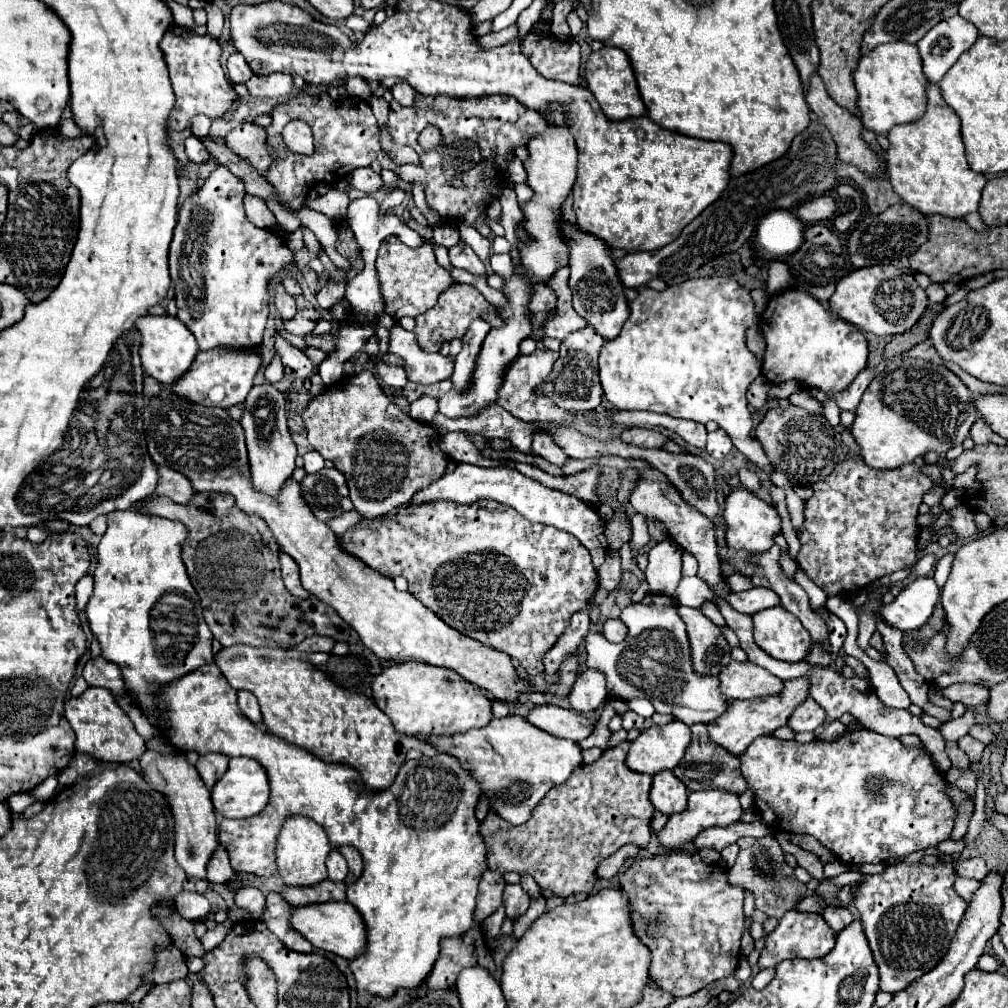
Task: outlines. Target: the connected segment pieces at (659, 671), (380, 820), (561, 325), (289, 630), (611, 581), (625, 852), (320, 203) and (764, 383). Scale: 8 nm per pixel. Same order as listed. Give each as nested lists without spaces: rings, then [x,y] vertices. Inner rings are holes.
[[[647,594],[641,602],[623,608],[621,620],[629,628],[623,642],[613,644],[601,632],[589,632],[585,636],[585,664],[607,676],[607,692],[611,698],[647,698],[655,712],[673,714],[687,726],[697,722],[709,724],[725,712],[727,700],[721,698],[717,676],[699,676],[693,670],[685,622],[677,614],[677,602],[671,596]]]
[[[205,664],[199,670],[177,678],[177,682],[161,686],[157,698],[165,706],[161,710],[165,724],[159,724],[159,732],[179,752],[197,752],[199,756],[207,752],[221,752],[227,758],[247,756],[261,762],[269,772],[271,798],[267,808],[253,818],[223,820],[219,826],[221,846],[225,846],[229,852],[235,872],[247,872],[265,878],[275,874],[277,834],[287,816],[297,814],[315,820],[323,830],[327,830],[329,844],[333,849],[353,846],[361,852],[363,874],[353,886],[347,888],[347,902],[351,902],[361,912],[369,934],[365,954],[351,960],[361,1006],[363,1002],[367,1004],[371,996],[387,998],[395,992],[395,988],[415,988],[421,984],[439,956],[439,942],[443,938],[457,938],[475,924],[475,898],[479,892],[477,888],[481,874],[489,870],[489,852],[475,816],[481,788],[477,786],[475,778],[469,778],[469,770],[465,770],[457,758],[449,754],[437,754],[433,758],[421,756],[419,760],[407,760],[387,790],[373,792],[363,784],[361,776],[357,776],[351,766],[327,764],[307,750],[289,746],[289,742],[253,726],[237,706],[237,692],[229,686],[215,664]]]
[[[563,266],[561,270],[557,270],[555,278],[551,278],[547,284],[549,288],[553,288],[557,296],[557,306],[553,310],[553,318],[545,320],[541,324],[541,330],[545,336],[557,340],[565,340],[567,334],[573,334],[587,326],[585,318],[577,316],[577,312],[571,306],[571,290],[567,286],[567,278],[569,278],[569,268]]]
[[[199,492],[189,504],[177,504],[169,498],[153,496],[143,504],[143,508],[149,514],[159,514],[187,526],[189,538],[183,544],[181,556],[191,584],[201,598],[203,616],[221,646],[241,642],[261,646],[265,640],[295,646],[307,636],[327,634],[327,630],[335,640],[349,638],[349,626],[341,622],[335,612],[327,612],[327,606],[319,598],[293,598],[285,588],[279,588],[281,568],[277,542],[265,526],[265,520],[239,510],[233,496]],[[253,630],[259,630],[259,638]]]
[[[607,552],[603,566],[597,570],[599,584],[605,586],[609,592],[623,590],[623,572],[621,572],[621,556],[619,552]]]
[[[627,844],[623,848],[619,848],[615,854],[611,854],[609,858],[605,858],[599,868],[597,868],[597,876],[599,878],[613,878],[627,862],[631,862],[637,856],[639,848],[635,844]]]
[[[331,186],[325,196],[309,202],[307,206],[317,210],[317,212],[321,212],[321,214],[325,214],[325,216],[329,216],[331,220],[337,222],[337,220],[345,218],[345,210],[347,210],[349,202],[351,202],[351,198],[349,198],[347,190],[339,190],[335,186]]]
[[[759,374],[759,376],[751,382],[751,386],[749,386],[749,390],[747,390],[747,402],[749,402],[753,408],[757,408],[757,410],[763,408],[765,402],[767,402],[769,388],[771,388],[771,382],[769,382],[763,374]]]

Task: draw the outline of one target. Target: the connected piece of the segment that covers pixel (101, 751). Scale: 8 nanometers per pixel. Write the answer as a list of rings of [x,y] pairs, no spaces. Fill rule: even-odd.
[[[87,688],[81,696],[65,702],[65,718],[71,724],[77,740],[75,750],[89,754],[103,762],[131,762],[141,758],[147,750],[145,740],[135,732],[127,712],[115,702],[115,696],[107,688]]]

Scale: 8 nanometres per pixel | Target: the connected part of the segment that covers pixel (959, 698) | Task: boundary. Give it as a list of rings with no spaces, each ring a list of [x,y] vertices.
[[[953,684],[941,690],[951,702],[963,702],[965,706],[979,706],[989,702],[989,688],[977,684]]]

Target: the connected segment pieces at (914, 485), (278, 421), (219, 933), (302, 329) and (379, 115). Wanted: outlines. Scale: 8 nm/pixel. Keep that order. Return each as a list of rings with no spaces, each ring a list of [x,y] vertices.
[[[853,458],[837,464],[829,478],[813,484],[815,494],[805,504],[805,526],[799,534],[803,544],[797,556],[799,566],[827,594],[839,594],[843,598],[849,598],[851,594],[883,576],[911,568],[917,558],[917,508],[923,500],[923,494],[931,490],[931,486],[933,480],[921,474],[917,464],[905,464],[897,470],[873,470],[865,466],[863,460]]]
[[[263,382],[259,386],[253,386],[247,394],[241,426],[247,436],[247,452],[249,452],[249,464],[251,464],[251,478],[253,486],[265,494],[277,494],[281,484],[293,474],[295,470],[295,458],[297,448],[293,444],[293,438],[287,428],[287,416],[285,416],[285,396],[269,382]]]
[[[227,918],[225,922],[217,924],[217,928],[215,928],[215,930],[207,930],[207,934],[201,938],[201,944],[203,944],[205,952],[211,952],[213,948],[217,948],[217,946],[225,940],[227,932],[231,930],[231,926],[233,926],[233,920],[229,920],[229,918]]]
[[[315,308],[301,310],[301,312],[297,312],[297,316],[293,320],[289,320],[285,324],[285,330],[291,332],[291,334],[295,334],[295,336],[305,338],[305,336],[313,334],[317,322],[319,322],[319,310],[315,310]]]
[[[371,98],[369,100],[369,106],[371,106],[371,110],[373,110],[373,114],[375,114],[377,122],[379,122],[379,126],[385,128],[387,118],[389,118],[389,112],[391,112],[389,104],[385,102],[385,98]]]

